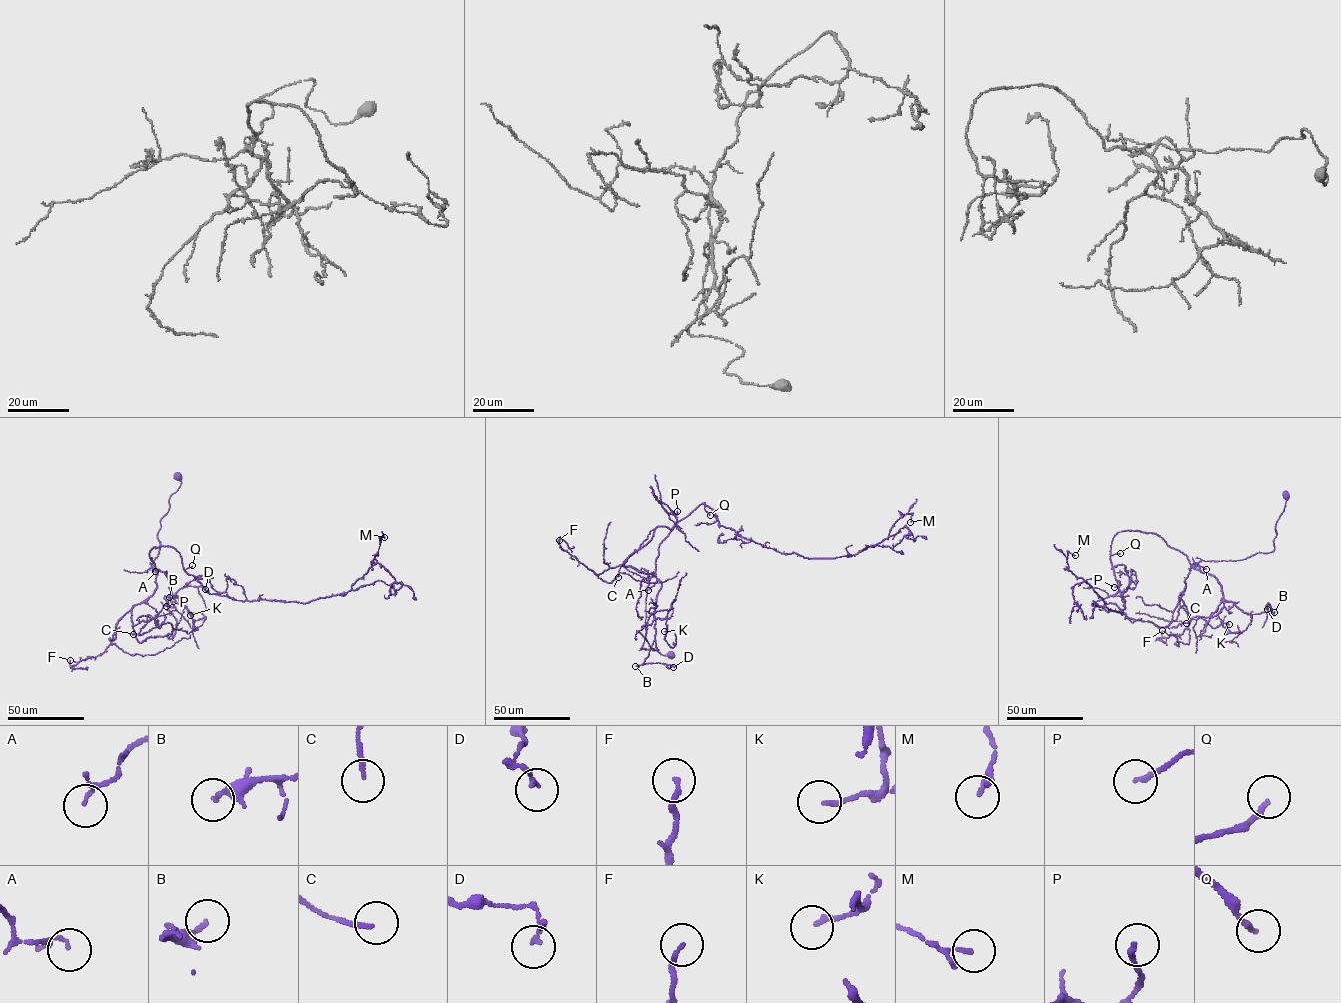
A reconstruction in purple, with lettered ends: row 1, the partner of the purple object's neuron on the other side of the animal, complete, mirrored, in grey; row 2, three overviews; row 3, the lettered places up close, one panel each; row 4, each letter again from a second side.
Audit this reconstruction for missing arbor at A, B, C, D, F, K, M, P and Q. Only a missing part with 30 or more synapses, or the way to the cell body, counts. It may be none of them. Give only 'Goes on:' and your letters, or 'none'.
Goes on: Q

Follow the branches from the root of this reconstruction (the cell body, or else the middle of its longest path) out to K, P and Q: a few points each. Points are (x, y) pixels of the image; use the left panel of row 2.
K: (178, 476), (181, 484), (161, 520), (160, 546), (151, 566), (166, 571), (173, 598), (190, 615)
P: (178, 476), (151, 564), (157, 588), (132, 609), (138, 642), (171, 632), (167, 622), (138, 634), (166, 606)
Q: (178, 476), (157, 535), (156, 571), (149, 554), (170, 546), (185, 571), (192, 565)

